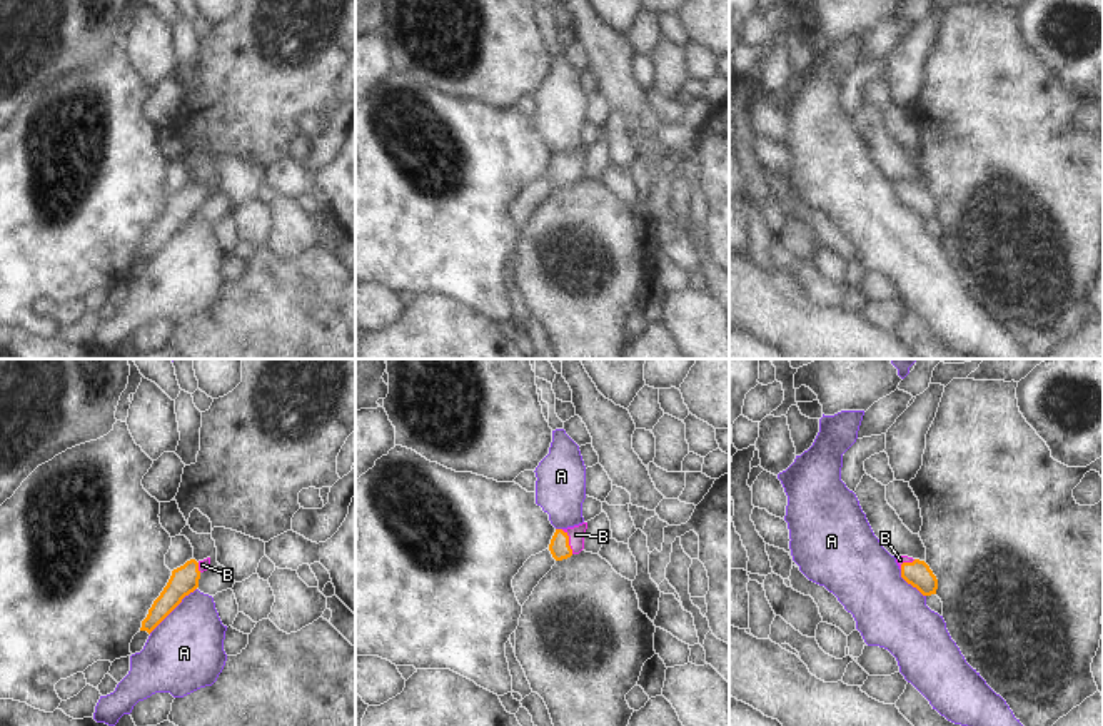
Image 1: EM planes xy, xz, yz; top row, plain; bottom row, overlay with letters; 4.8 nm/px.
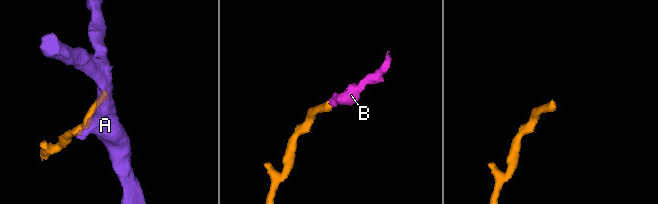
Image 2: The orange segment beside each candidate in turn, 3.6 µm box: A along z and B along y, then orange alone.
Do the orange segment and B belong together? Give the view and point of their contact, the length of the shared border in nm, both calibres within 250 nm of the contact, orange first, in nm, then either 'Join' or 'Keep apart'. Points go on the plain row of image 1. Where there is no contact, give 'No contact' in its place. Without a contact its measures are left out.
Touches orange at xz (568, 167). Shared border 130 nm. Thickness 100 nm (orange) against 80 nm. Join.

